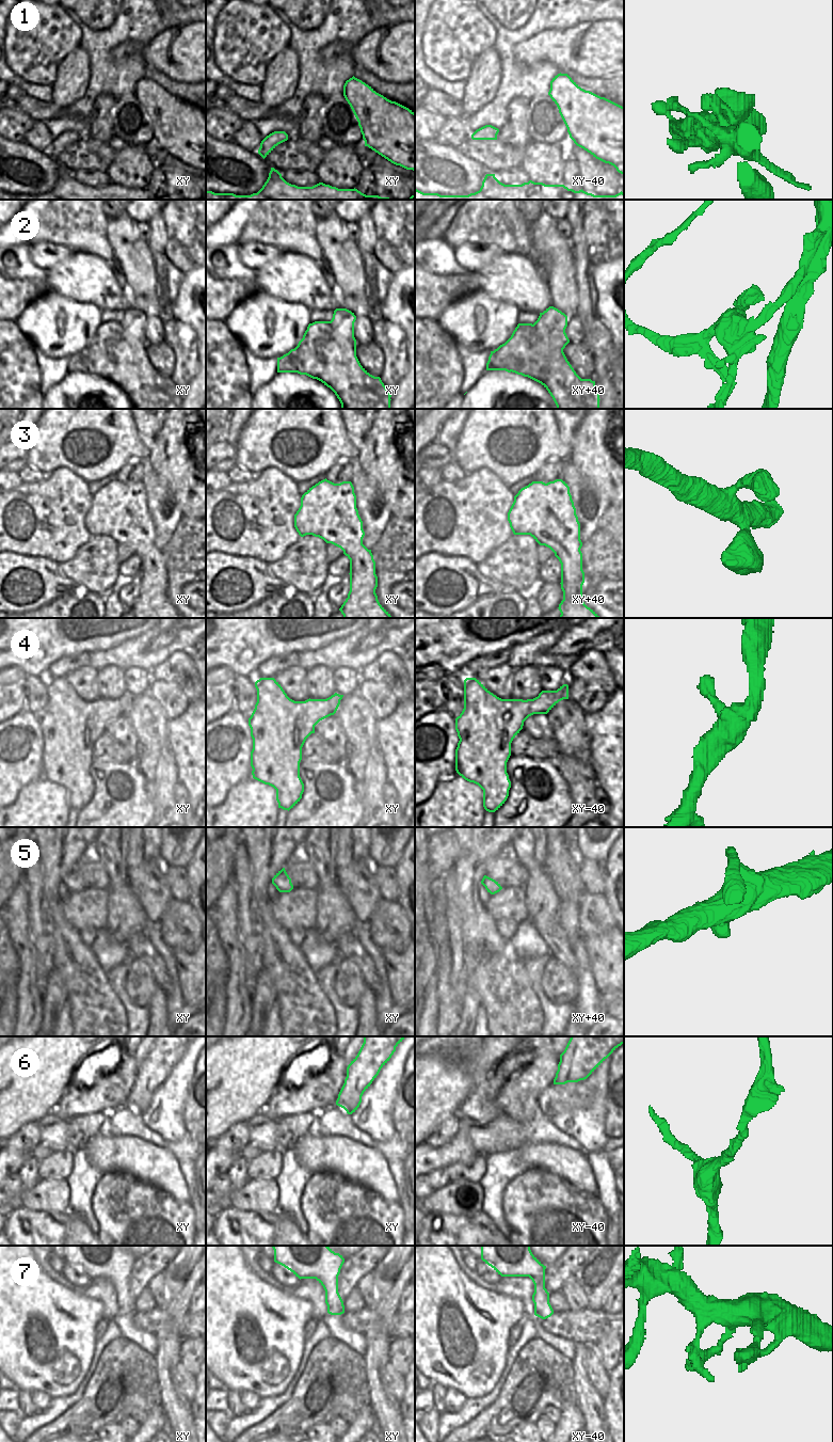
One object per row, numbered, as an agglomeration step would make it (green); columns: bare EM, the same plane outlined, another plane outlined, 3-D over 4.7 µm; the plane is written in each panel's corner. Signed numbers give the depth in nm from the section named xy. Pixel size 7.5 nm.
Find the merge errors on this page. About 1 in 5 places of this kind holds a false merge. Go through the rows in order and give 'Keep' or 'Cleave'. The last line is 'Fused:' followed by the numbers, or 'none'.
1: Keep
2: Cleave
3: Keep
4: Keep
5: Keep
6: Keep
7: Keep
Fused: 2.

